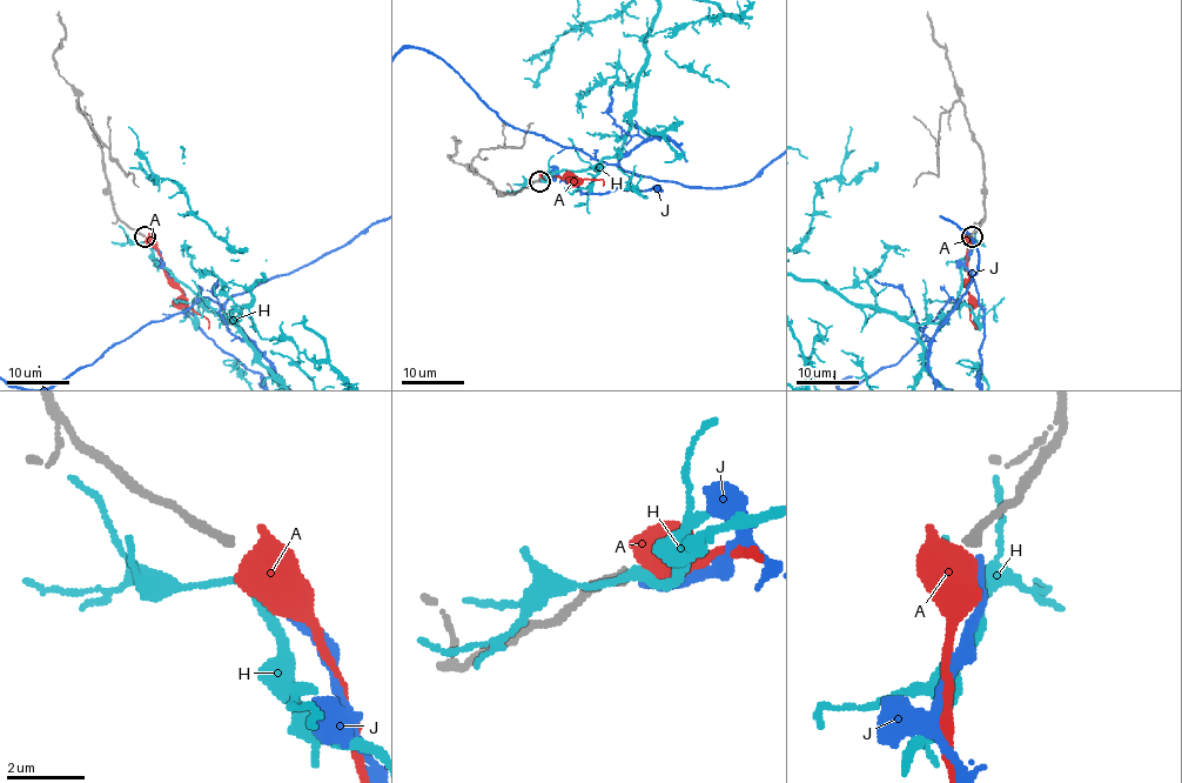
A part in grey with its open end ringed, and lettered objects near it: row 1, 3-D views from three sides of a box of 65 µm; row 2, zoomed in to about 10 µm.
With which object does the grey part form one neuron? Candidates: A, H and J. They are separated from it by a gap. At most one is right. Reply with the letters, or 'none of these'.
J

